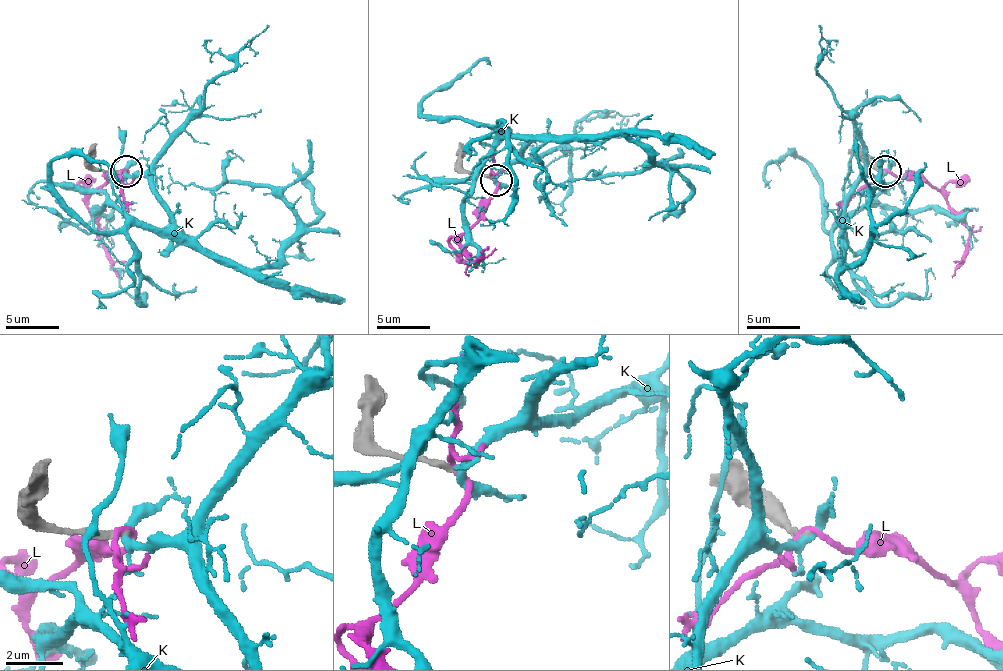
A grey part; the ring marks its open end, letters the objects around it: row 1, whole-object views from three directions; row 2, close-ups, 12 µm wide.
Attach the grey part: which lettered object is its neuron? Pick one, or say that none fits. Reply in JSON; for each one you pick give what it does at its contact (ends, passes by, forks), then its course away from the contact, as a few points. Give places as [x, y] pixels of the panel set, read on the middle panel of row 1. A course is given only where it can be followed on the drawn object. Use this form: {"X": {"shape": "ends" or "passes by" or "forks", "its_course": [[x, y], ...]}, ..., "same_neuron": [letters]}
{"same_neuron": []}

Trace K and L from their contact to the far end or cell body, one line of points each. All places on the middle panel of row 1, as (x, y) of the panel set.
K: (494, 178), (540, 138), (617, 135), (636, 141), (668, 167), (646, 165), (638, 173), (572, 178), (540, 202)
L: (492, 178), (497, 191), (481, 218), (457, 242), (470, 263), (489, 247)

